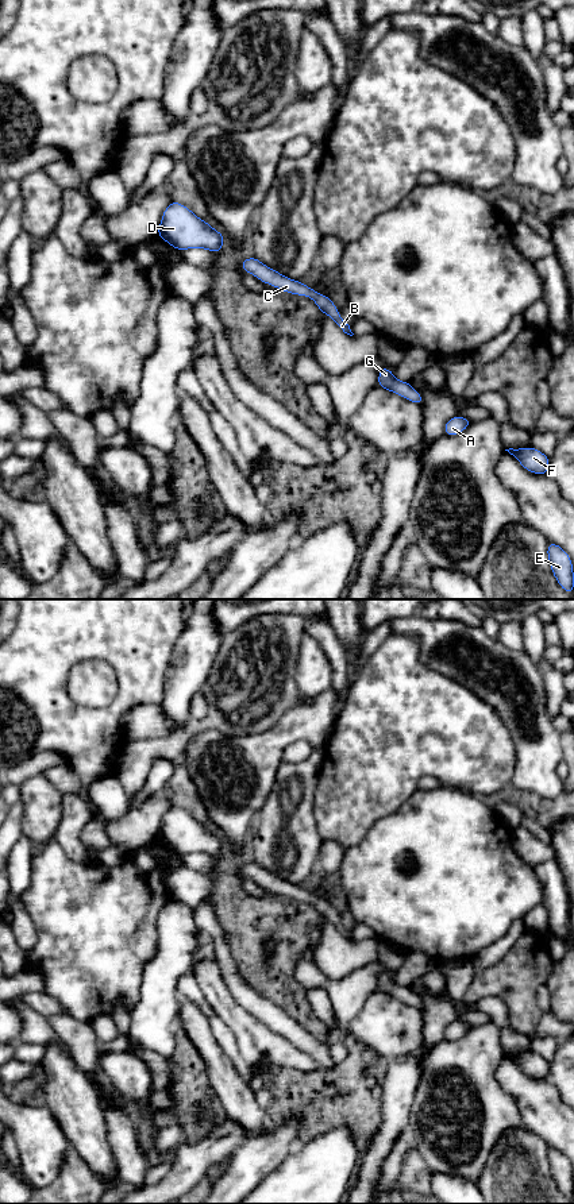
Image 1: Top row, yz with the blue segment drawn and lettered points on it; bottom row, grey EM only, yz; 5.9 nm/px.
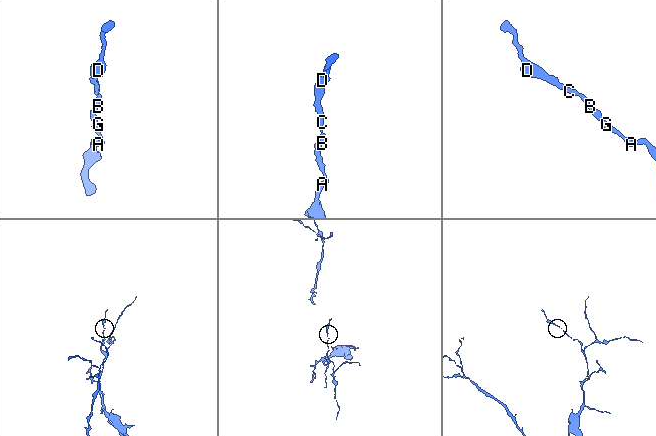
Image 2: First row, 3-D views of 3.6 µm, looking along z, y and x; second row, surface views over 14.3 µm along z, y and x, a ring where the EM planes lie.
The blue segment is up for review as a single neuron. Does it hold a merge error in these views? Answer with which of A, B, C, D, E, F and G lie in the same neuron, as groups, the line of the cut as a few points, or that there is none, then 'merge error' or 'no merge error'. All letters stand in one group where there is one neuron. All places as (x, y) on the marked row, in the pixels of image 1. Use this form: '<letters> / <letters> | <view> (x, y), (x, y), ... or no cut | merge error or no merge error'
A B C D E F G | no cut | no merge error

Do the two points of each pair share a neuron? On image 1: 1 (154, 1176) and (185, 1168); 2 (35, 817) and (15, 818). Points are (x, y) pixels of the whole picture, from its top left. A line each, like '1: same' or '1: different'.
1: different
2: different

